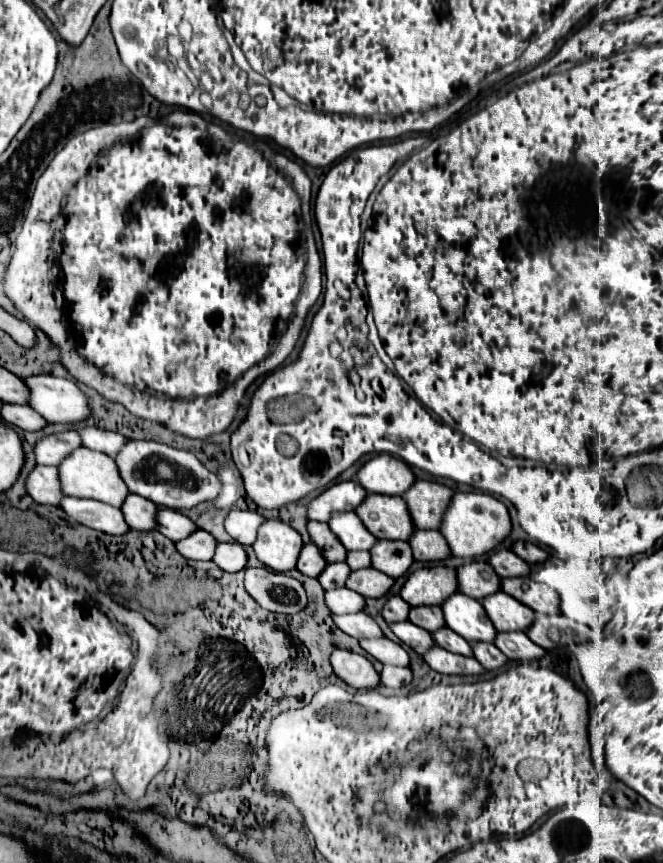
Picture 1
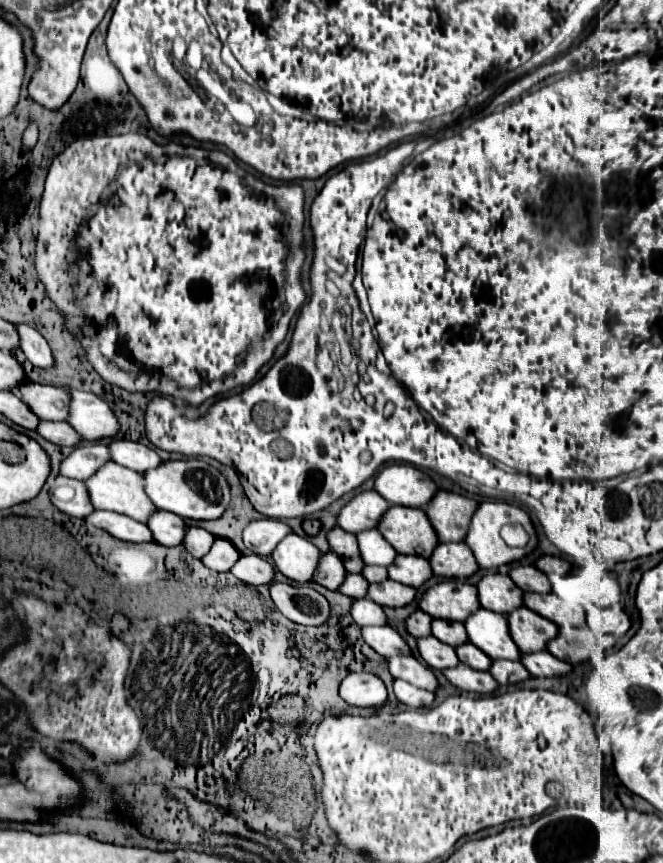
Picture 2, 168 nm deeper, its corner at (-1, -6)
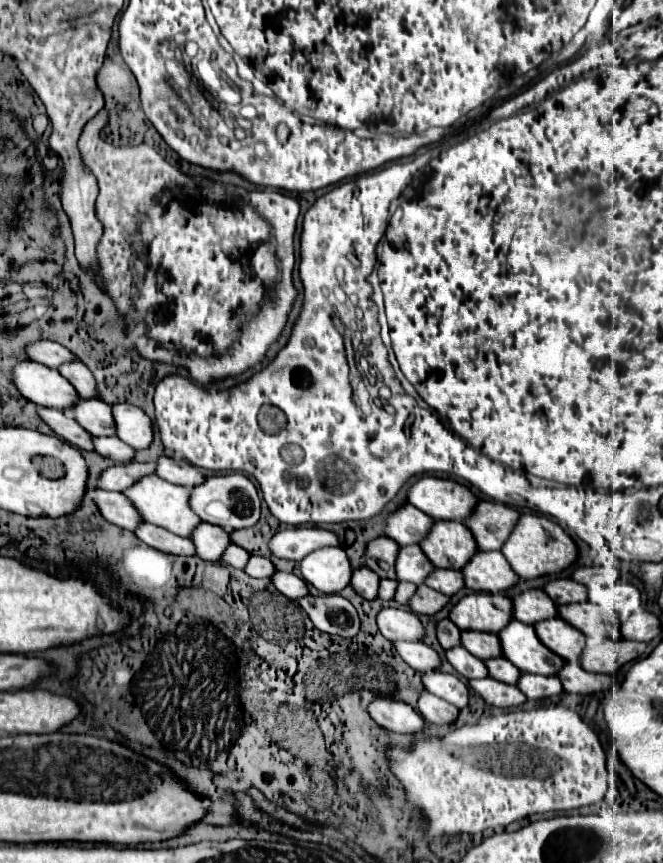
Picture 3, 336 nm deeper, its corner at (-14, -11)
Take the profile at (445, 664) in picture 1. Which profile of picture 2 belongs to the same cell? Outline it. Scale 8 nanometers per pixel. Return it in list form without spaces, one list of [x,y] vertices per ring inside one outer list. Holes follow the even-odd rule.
[[[460,664],[456,668],[444,670],[446,678],[460,690],[466,692],[476,692],[476,694],[492,694],[498,690],[498,682],[492,678],[490,672],[480,672],[474,670],[466,664]]]

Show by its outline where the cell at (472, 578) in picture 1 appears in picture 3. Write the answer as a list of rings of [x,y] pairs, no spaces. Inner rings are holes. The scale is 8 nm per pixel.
[[[527,589],[513,597],[513,619],[535,625],[551,617],[557,617],[555,603],[541,589]]]

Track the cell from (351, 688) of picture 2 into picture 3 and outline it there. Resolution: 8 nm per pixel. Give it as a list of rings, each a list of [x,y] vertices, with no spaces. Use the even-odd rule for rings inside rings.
[[[375,697],[369,707],[369,715],[379,723],[381,727],[395,731],[395,733],[421,733],[423,731],[423,719],[421,715],[407,703],[399,699],[383,699]]]

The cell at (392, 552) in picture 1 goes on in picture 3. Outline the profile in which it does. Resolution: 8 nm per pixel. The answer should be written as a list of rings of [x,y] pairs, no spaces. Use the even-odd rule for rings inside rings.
[[[433,569],[431,575],[427,575],[425,585],[451,597],[463,587],[463,575],[455,569]]]

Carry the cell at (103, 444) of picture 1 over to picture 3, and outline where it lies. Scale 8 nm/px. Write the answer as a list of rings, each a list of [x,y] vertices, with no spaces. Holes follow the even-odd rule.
[[[157,457],[155,461],[157,469],[157,477],[175,483],[175,485],[183,485],[183,487],[195,487],[195,483],[203,483],[205,475],[193,467],[191,463],[187,463],[185,459],[173,459],[173,457]]]

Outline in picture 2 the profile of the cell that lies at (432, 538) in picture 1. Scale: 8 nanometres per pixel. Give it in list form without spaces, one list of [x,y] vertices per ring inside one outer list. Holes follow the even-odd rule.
[[[464,542],[440,544],[434,550],[430,564],[434,574],[444,578],[470,578],[480,568],[472,550]]]

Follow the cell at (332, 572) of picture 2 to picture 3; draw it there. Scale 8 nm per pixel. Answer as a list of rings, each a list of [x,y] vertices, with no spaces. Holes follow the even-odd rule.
[[[367,567],[353,569],[351,587],[355,589],[357,595],[361,595],[363,599],[375,599],[377,597],[377,585],[379,585],[379,577],[373,571],[369,571]]]

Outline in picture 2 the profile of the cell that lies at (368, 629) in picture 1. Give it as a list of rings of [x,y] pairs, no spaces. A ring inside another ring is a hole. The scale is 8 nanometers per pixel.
[[[366,626],[362,628],[364,640],[382,656],[406,656],[412,654],[406,640],[390,626]]]

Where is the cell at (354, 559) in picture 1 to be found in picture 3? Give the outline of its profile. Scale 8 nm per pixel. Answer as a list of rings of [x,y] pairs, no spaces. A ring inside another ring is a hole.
[[[397,581],[397,591],[395,591],[395,601],[405,605],[407,599],[415,593],[417,585],[415,583],[407,583],[407,581]]]

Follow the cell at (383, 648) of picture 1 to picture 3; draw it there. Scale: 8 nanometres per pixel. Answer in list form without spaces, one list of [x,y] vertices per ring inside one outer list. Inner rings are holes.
[[[425,671],[421,673],[421,683],[429,693],[453,703],[459,709],[463,709],[469,703],[467,685],[459,681],[455,675],[439,673],[439,671]]]

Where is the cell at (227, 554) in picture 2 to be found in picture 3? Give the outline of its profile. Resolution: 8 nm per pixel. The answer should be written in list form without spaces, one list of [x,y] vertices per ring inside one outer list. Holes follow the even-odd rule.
[[[251,555],[249,561],[247,561],[247,565],[243,567],[243,571],[245,571],[249,577],[259,577],[259,579],[263,579],[263,577],[269,577],[269,575],[275,571],[275,567],[273,567],[273,563],[271,563],[269,559]]]

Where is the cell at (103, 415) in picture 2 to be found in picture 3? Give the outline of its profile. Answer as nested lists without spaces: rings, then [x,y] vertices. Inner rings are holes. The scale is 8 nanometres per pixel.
[[[115,403],[111,405],[111,413],[115,419],[115,435],[131,445],[133,449],[147,449],[153,441],[151,419],[135,405]]]

